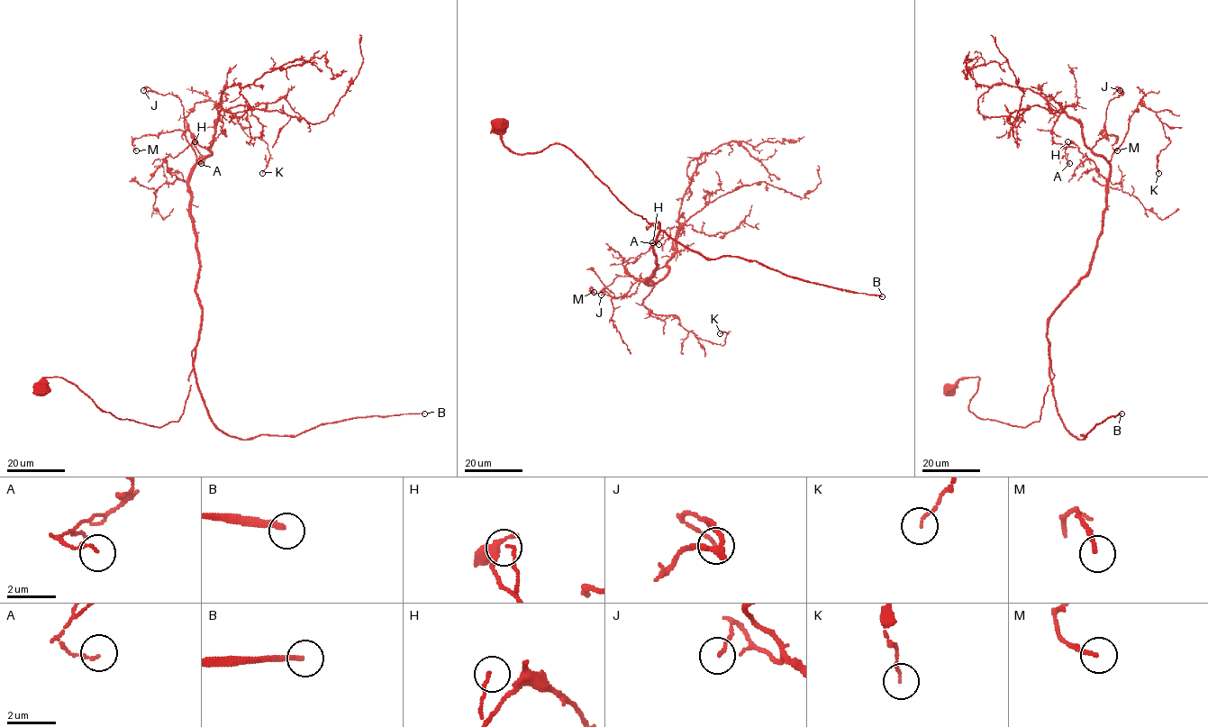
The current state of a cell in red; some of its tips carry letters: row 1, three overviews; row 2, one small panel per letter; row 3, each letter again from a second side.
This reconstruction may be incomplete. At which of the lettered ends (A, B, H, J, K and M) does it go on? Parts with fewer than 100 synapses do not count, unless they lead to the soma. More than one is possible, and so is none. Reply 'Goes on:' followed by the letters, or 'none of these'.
Goes on: B

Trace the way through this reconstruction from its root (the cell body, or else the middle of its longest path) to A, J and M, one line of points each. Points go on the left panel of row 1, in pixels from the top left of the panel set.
A: (43, 388), (61, 377), (118, 418), (178, 420), (199, 255), (190, 187), (165, 159), (194, 143), (201, 163)
J: (43, 388), (63, 377), (149, 425), (183, 413), (201, 317), (189, 180), (211, 153), (178, 97), (143, 90)
M: (43, 388), (63, 377), (149, 425), (183, 413), (201, 317), (189, 180), (211, 153), (187, 130), (136, 150)

